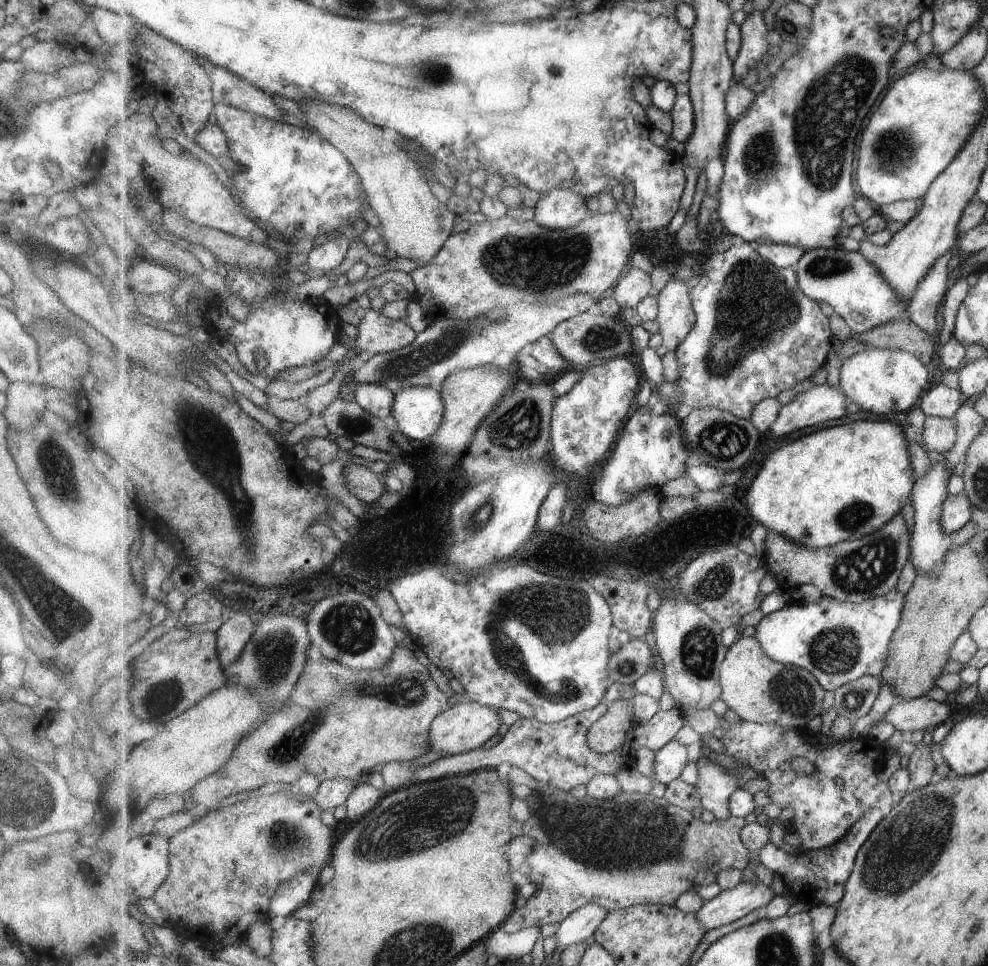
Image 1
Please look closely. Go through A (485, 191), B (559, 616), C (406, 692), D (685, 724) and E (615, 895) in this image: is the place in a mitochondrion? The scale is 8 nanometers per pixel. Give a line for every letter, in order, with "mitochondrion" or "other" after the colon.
A: other
B: mitochondrion
C: mitochondrion
D: other
E: other

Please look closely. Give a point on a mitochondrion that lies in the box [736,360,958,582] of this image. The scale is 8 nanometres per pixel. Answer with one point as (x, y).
(856, 514)

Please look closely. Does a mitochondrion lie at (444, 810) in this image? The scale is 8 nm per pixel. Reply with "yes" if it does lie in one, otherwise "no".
yes

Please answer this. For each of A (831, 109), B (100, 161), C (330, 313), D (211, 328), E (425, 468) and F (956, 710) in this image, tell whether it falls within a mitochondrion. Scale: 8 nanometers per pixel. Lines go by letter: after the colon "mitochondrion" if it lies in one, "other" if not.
A: mitochondrion
B: other
C: other
D: other
E: other
F: other

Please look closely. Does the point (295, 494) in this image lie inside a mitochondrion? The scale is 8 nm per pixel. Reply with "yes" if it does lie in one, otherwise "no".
no

